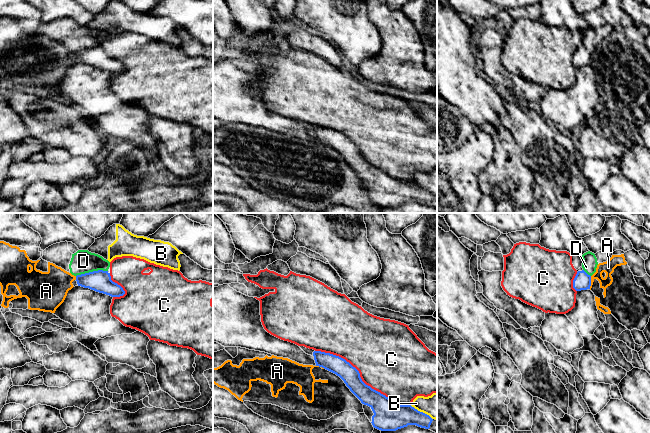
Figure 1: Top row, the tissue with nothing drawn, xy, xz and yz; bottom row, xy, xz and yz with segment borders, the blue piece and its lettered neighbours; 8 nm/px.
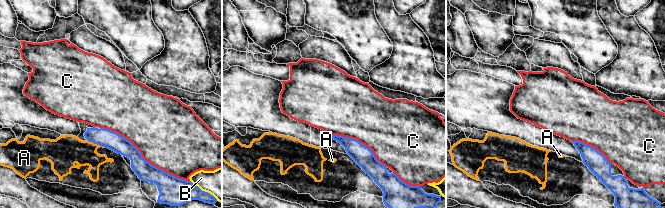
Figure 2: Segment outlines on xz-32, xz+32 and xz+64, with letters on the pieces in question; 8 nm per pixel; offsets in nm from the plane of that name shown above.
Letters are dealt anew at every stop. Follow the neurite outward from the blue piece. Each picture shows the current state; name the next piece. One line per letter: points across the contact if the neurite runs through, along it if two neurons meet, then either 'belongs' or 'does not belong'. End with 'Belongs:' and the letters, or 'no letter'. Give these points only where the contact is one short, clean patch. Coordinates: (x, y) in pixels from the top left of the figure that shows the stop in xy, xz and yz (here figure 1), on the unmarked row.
A: border along yz (591, 52), (589, 64); does not belong
B: does not belong
C: does not belong
D: runs through xy (100, 57), (91, 48), (83, 37); belongs
Belongs: D

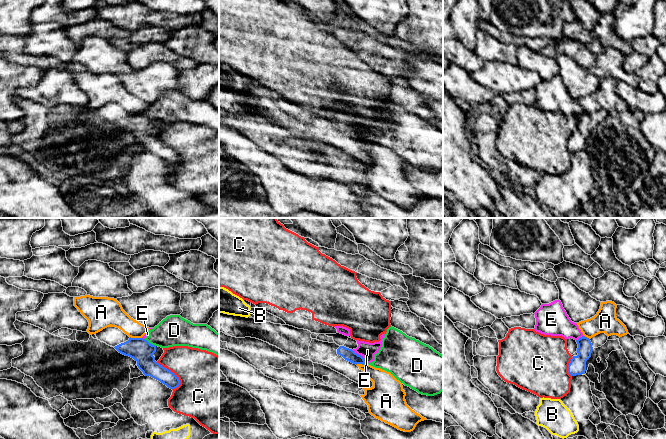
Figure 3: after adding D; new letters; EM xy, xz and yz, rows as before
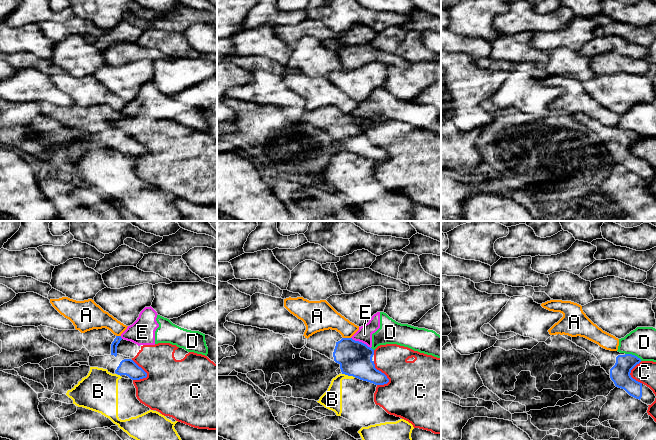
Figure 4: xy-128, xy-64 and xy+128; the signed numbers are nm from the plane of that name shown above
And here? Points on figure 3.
A: does not belong
B: border along yz (584, 149), (581, 150); does not belong
C: does not belong
D: does not belong
E: border along xz (352, 126), (359, 130), (367, 139); does not belong
Belongs: no letter

